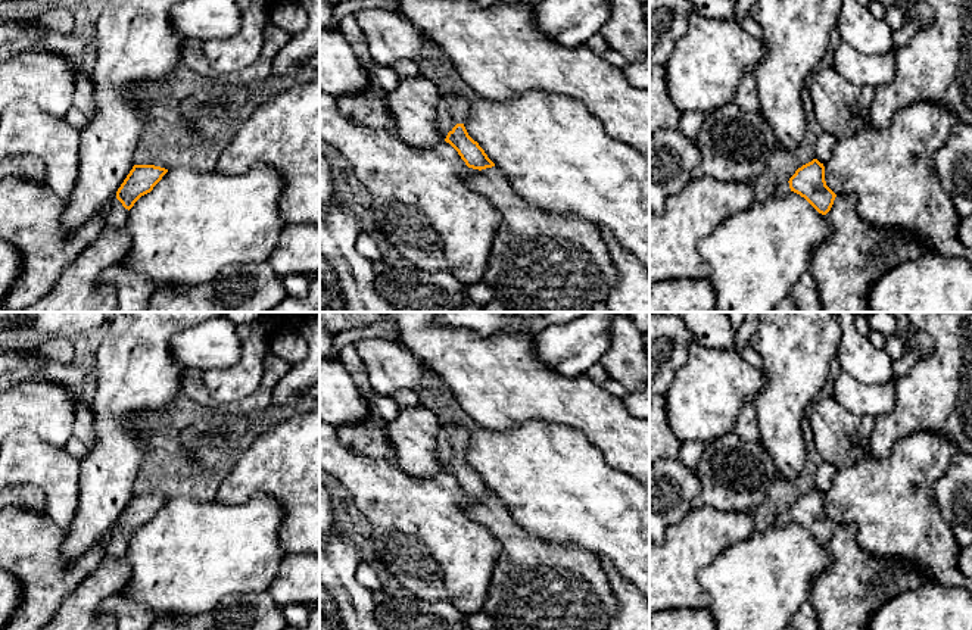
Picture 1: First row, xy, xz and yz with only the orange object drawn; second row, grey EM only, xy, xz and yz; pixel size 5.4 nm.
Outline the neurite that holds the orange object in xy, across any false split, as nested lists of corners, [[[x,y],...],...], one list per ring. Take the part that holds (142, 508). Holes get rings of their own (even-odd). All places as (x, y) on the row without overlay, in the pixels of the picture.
[[[134,495],[105,542],[105,558],[119,559],[127,553],[128,540],[162,509],[168,499],[155,495]]]

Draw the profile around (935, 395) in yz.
[[[906,312],[912,328],[926,333],[934,350],[919,359],[906,375],[895,378],[895,406],[875,417],[875,428],[864,456],[884,459],[892,446],[915,431],[945,436],[962,453],[972,455],[972,312]]]

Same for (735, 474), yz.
[[[735,431],[710,442],[695,467],[701,489],[692,508],[714,508],[722,512],[753,511],[760,506],[769,487],[778,480],[775,464],[761,442],[748,442]]]

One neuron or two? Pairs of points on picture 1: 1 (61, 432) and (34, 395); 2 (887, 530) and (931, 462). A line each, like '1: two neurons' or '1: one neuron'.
1: one neuron
2: one neuron

